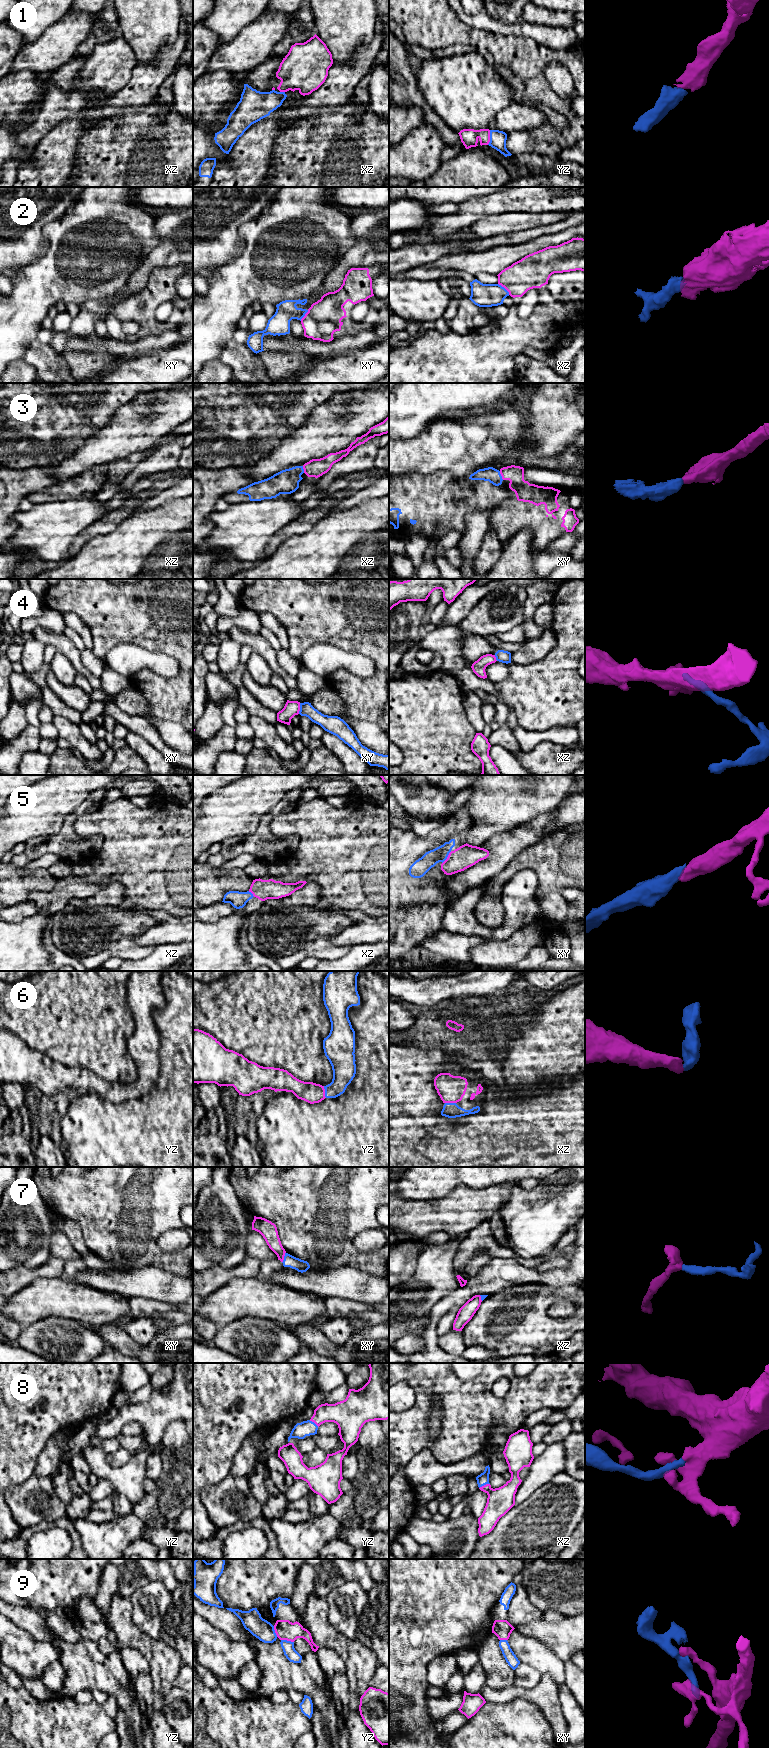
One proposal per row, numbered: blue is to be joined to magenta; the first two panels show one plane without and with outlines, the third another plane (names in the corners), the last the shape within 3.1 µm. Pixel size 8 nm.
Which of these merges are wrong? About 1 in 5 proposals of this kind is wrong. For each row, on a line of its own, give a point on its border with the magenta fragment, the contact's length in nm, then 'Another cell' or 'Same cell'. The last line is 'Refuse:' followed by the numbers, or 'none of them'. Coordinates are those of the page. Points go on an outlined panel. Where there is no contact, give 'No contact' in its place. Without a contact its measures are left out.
1: Touches magenta at yz (489, 137). Shared border 120 nm. Same cell
2: Touches magenta at xz (504, 287). Shared border 130 nm. Another cell
3: Touches magenta at xy (501, 475). Shared border 80 nm. Same cell
4: Touches magenta at xy (299, 708). Shared border 90 nm. Another cell
5: Touches magenta at xy (447, 857). Shared border 130 nm. Same cell
6: Touches magenta at yz (324, 1092). Shared border 100 nm. Same cell
7: Touches magenta at xy (283, 1257). Shared border 90 nm. Same cell
8: Touches magenta at xz (484, 1485). Shared border 100 nm. Same cell
9: Touches magenta at yz (287, 1640). Shared border 110 nm. Same cell
Refuse: 2, 4

